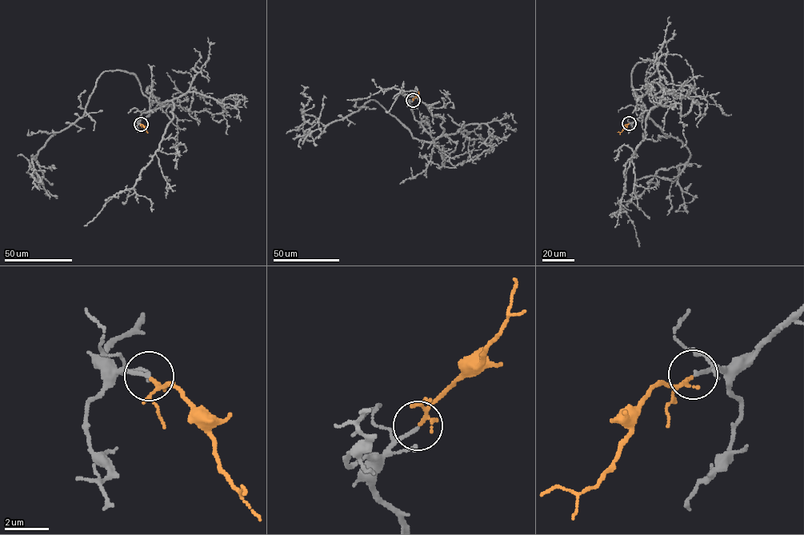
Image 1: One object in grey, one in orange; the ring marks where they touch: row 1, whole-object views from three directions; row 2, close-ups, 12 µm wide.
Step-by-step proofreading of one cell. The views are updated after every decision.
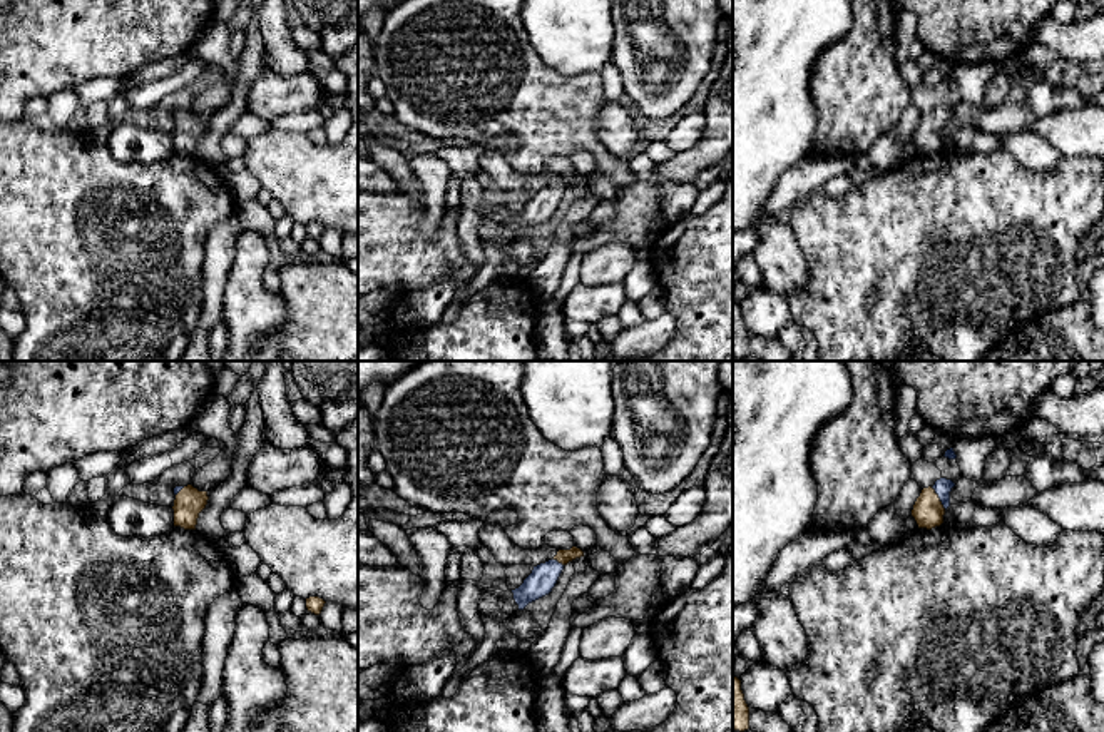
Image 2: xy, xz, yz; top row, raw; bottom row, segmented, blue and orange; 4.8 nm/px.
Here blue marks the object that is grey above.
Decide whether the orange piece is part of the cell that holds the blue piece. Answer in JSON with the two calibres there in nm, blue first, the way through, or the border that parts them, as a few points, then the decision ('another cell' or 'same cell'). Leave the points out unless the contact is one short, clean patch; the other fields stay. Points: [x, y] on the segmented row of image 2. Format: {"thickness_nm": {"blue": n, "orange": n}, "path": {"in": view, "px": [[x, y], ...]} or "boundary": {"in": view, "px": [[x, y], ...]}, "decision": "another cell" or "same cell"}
{"thickness_nm": {"blue": 90, "orange": 150}, "path": {"in": "yz", "px": [[942, 487], [939, 497], [929, 512]]}, "decision": "same cell"}

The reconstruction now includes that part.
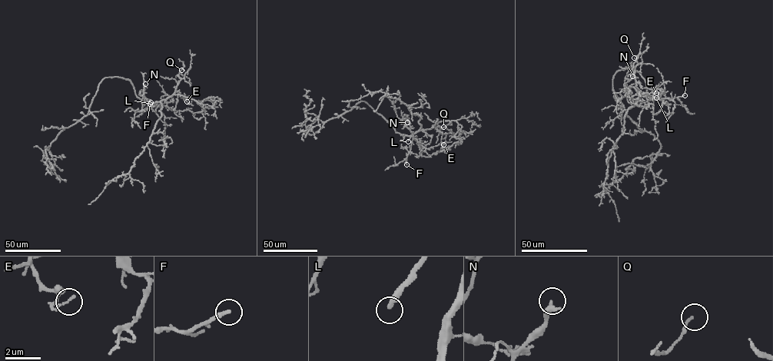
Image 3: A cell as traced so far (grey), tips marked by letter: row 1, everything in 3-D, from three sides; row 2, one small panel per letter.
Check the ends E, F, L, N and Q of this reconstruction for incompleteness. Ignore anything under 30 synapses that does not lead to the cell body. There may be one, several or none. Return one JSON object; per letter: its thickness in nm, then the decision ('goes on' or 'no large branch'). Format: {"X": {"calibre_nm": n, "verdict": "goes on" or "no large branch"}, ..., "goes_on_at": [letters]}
{"E": {"calibre_nm": 150, "verdict": "no large branch"}, "F": {"calibre_nm": 240, "verdict": "no large branch"}, "L": {"calibre_nm": 280, "verdict": "goes on"}, "N": {"calibre_nm": 340, "verdict": "no large branch"}, "Q": {"calibre_nm": 120, "verdict": "no large branch"}, "goes_on_at": ["L"]}

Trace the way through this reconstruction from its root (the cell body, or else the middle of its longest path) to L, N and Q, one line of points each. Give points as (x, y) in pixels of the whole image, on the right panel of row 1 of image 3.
L: (638, 71), (645, 82), (648, 96), (656, 97)
N: (638, 71), (645, 82), (651, 100), (634, 105), (628, 101), (625, 85), (632, 76)
Q: (638, 71), (645, 82), (649, 97), (640, 93), (636, 85), (634, 73), (637, 62), (634, 57)

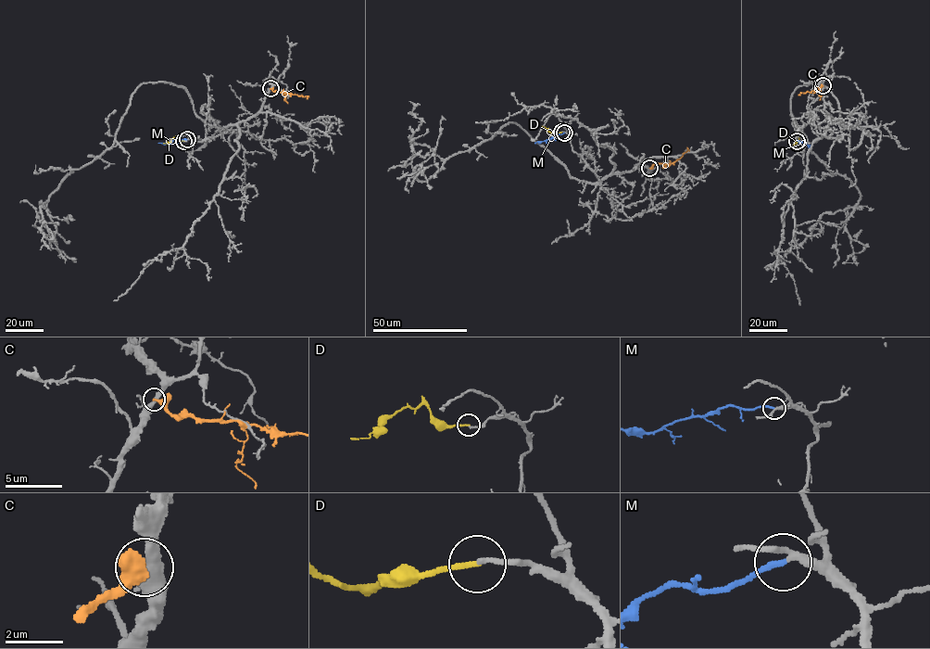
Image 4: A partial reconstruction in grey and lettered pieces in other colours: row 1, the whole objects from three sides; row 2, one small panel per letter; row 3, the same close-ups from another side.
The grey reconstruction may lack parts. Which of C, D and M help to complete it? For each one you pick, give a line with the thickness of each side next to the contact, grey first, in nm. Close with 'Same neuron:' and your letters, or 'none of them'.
M: 240 nm thick on the grey side, 190 nm on the other
Same neuron: M

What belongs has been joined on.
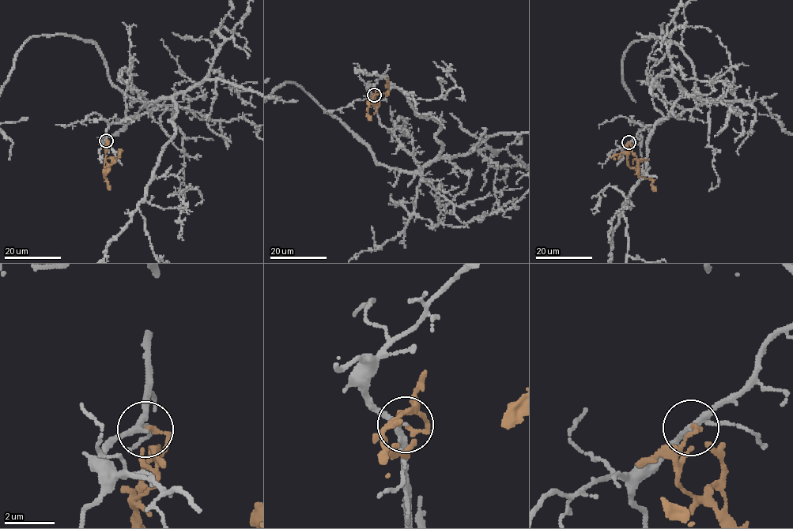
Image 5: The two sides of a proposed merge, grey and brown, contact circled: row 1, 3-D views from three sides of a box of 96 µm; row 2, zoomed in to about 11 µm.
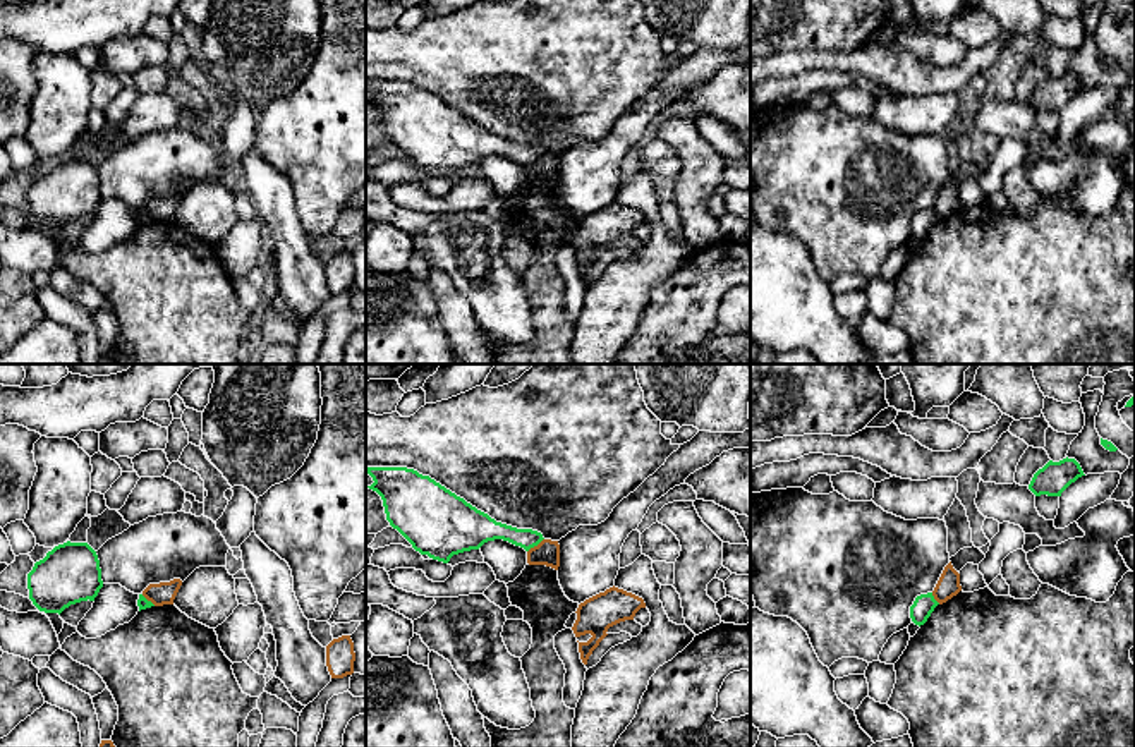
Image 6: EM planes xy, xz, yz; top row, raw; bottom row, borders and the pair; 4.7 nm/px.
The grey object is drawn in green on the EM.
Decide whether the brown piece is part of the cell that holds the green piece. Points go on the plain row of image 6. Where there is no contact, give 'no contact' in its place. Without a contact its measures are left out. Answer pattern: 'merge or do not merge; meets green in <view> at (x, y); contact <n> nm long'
do not merge; meets green in xz at (534, 160); contact 100 nm long

